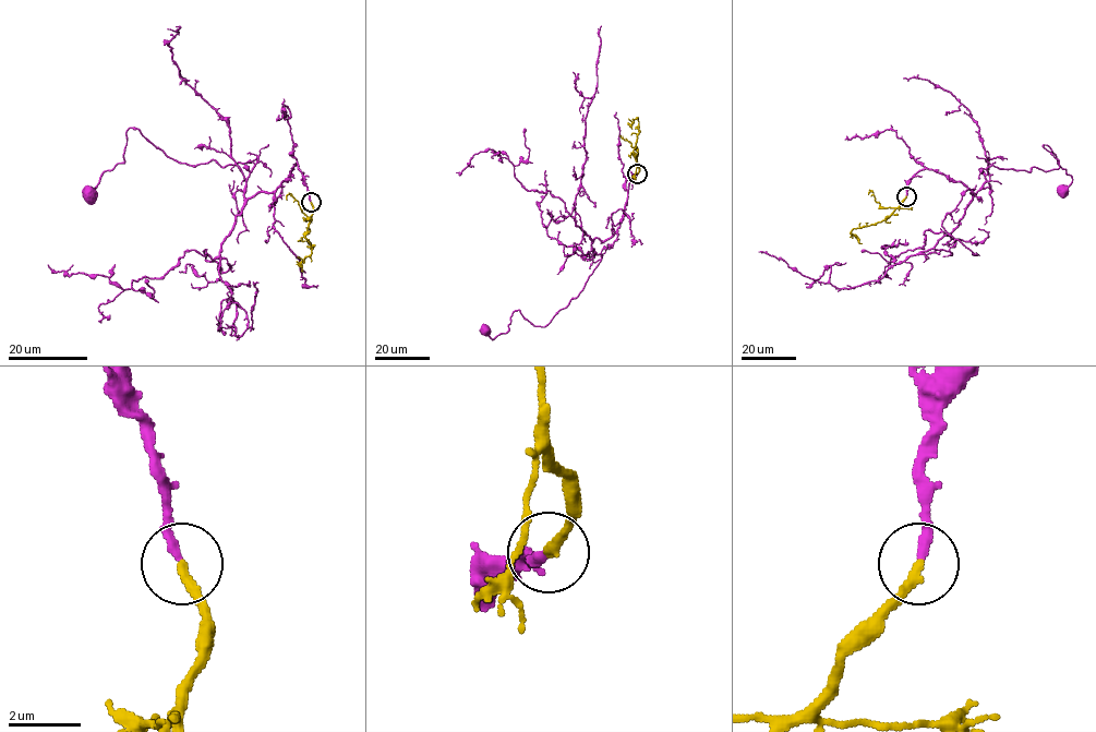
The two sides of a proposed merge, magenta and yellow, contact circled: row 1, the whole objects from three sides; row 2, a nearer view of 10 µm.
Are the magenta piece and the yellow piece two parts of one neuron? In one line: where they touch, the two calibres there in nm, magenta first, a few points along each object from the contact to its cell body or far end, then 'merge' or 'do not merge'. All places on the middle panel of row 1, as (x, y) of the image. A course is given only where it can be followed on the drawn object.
(637, 174) | 260/280 nm | magenta via (638, 174), (617, 230), (591, 243), (601, 259), (578, 296), (542, 327), (516, 310), (505, 333), (485, 331) | yellow via (638, 174), (634, 150), (639, 132), (636, 118), (633, 129) | merge

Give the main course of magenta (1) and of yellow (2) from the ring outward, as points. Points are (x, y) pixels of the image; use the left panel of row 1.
1: (311, 202), (297, 163), (273, 192), (247, 199), (257, 157), (181, 164), (129, 128), (124, 162), (91, 195)
2: (311, 202), (312, 216), (305, 237), (313, 247), (301, 263), (303, 271)

